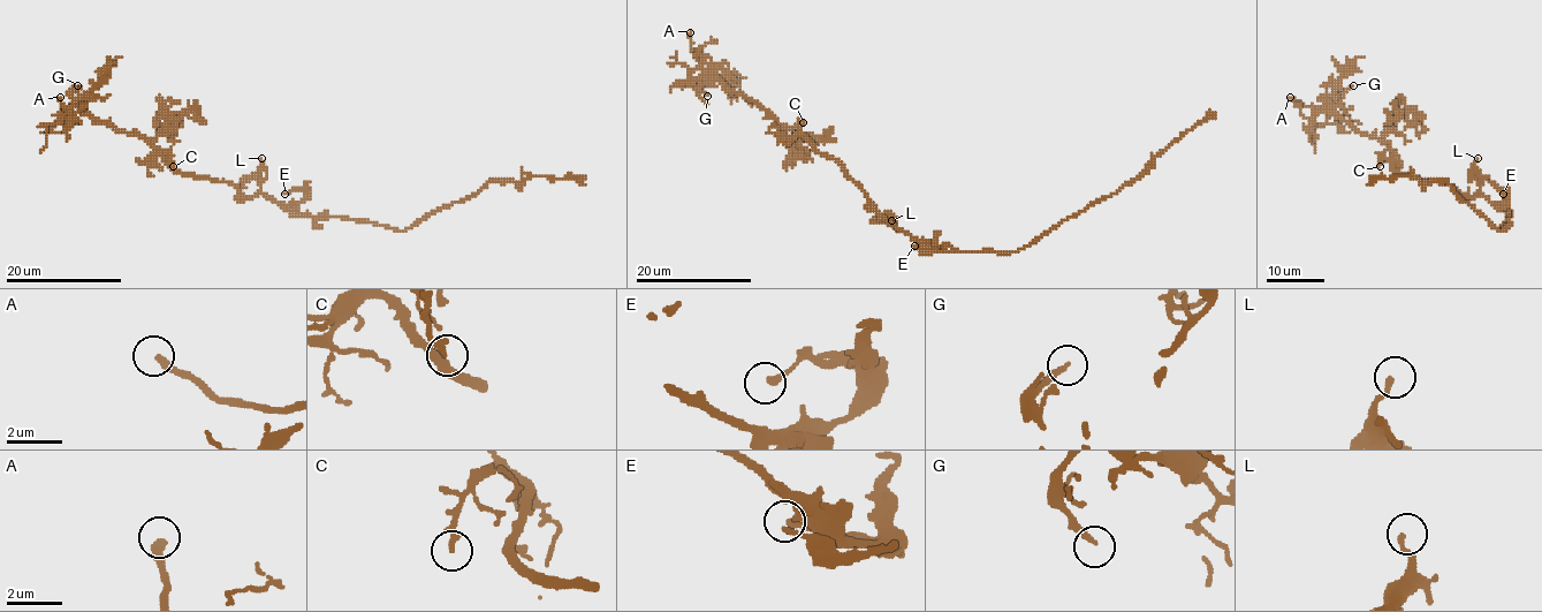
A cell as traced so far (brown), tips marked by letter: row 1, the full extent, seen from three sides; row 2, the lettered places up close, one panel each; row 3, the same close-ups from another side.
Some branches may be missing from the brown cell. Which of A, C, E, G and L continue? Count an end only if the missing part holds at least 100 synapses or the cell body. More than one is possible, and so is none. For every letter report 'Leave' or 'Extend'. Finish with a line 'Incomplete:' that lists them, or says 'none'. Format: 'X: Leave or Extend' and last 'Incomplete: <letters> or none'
A: Extend
C: Leave
E: Leave
G: Leave
L: Leave
Incomplete: A

